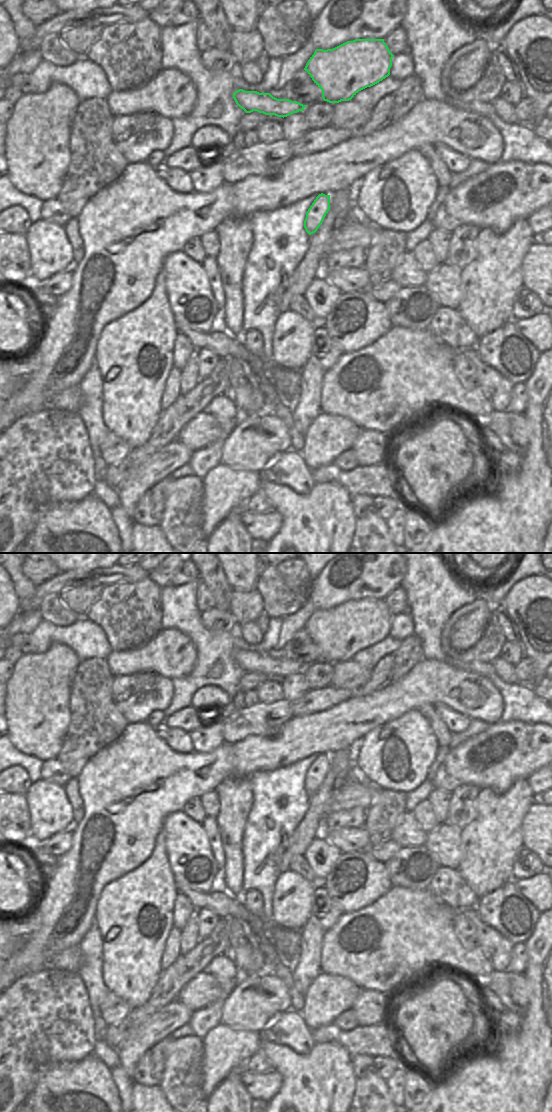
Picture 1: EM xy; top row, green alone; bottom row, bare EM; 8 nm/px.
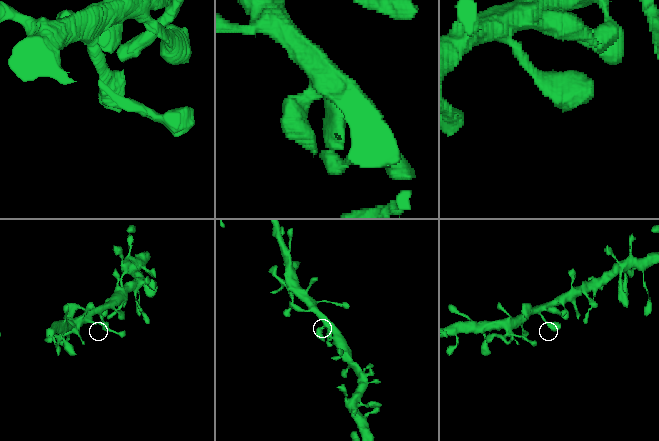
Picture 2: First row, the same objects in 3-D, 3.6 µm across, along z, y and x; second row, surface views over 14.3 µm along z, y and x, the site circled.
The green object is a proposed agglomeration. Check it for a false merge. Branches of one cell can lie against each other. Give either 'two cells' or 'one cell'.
one cell

